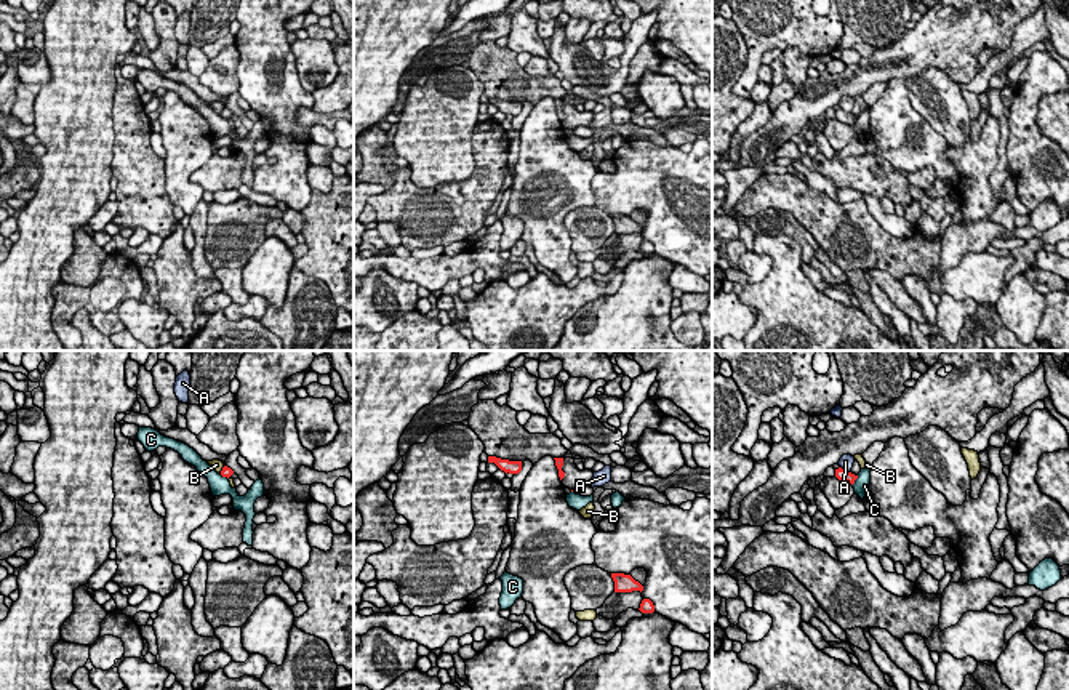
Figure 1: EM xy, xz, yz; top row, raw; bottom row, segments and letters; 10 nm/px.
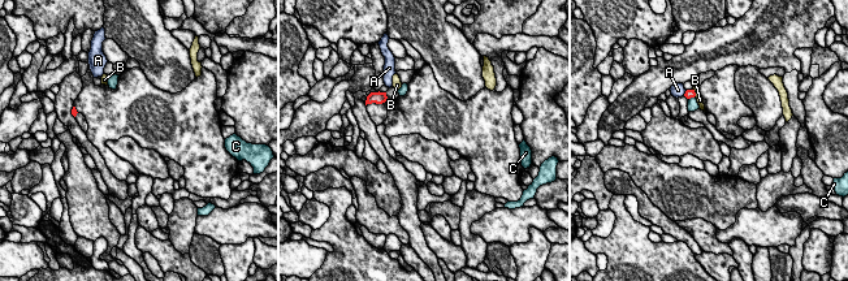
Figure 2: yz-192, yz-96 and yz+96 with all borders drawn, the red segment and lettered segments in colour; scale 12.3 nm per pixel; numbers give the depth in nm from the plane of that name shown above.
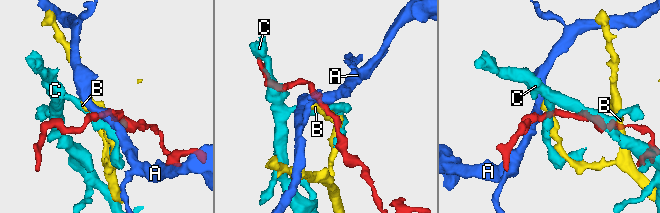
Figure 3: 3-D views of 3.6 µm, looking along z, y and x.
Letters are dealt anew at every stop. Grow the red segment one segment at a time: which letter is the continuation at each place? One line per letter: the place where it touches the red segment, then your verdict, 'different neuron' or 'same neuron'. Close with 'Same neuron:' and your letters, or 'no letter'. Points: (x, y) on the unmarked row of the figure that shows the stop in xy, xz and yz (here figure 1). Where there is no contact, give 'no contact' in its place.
A: yz (844, 111) | different neuron
B: xy (223, 111) | different neuron
C: yz (855, 120) | different neuron
Same neuron: no letter

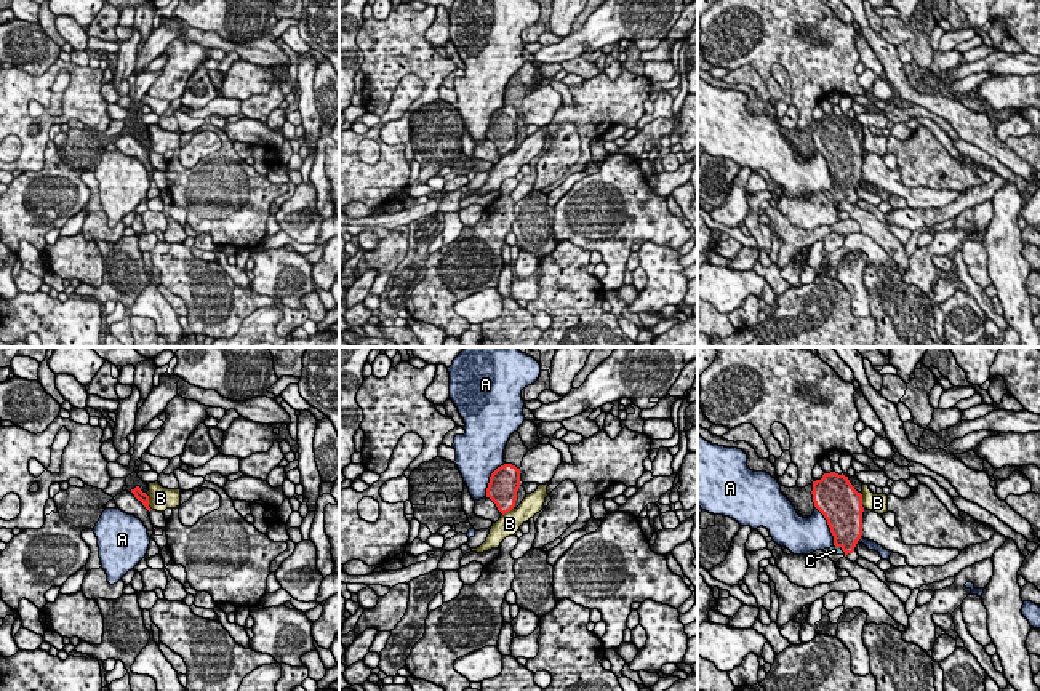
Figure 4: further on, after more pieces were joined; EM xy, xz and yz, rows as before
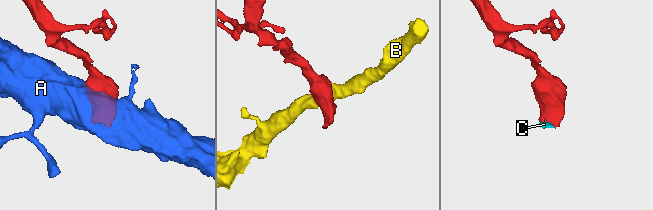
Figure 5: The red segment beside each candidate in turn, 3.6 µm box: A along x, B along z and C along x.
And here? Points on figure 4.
A: yz (828, 165) | different neuron
B: xy (148, 144) | different neuron
C: yz (842, 191) | same neuron
Same neuron: C

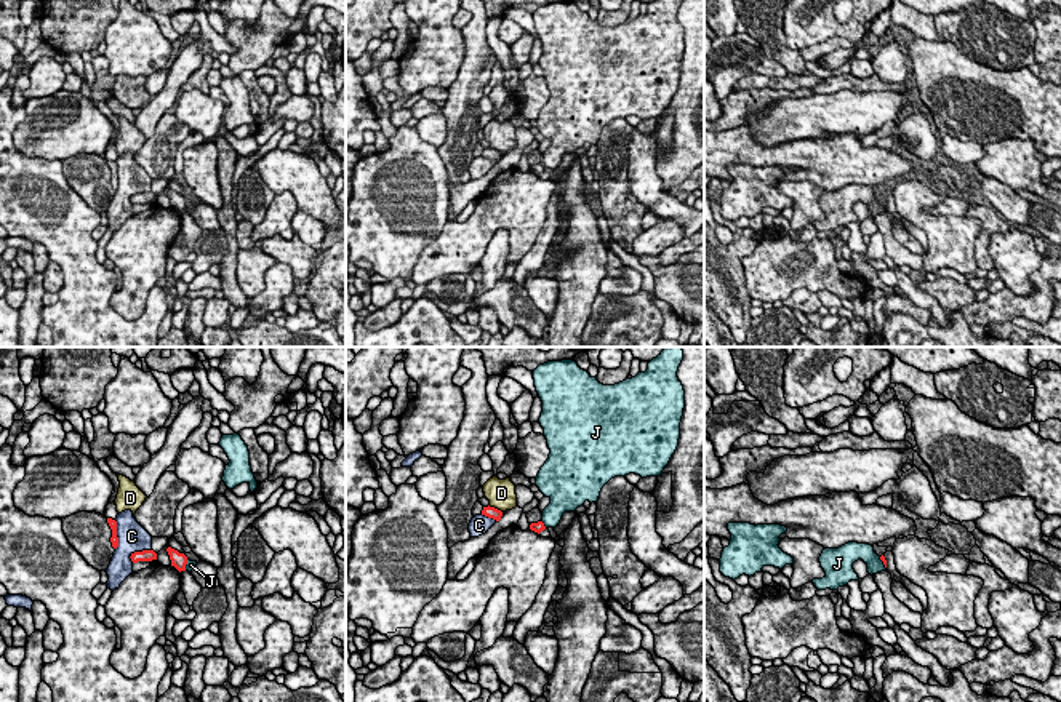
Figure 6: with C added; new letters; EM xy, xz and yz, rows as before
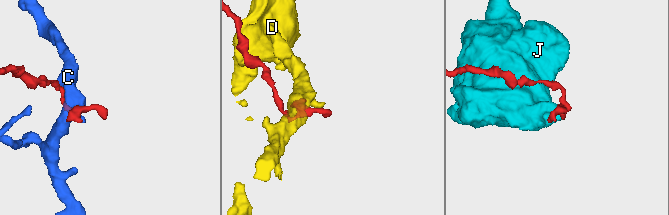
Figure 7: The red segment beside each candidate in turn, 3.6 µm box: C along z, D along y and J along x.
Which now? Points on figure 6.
C: xy (116, 176) | different neuron
D: xz (493, 149) | different neuron
J: yz (884, 205) | different neuron
Same neuron: no letter

